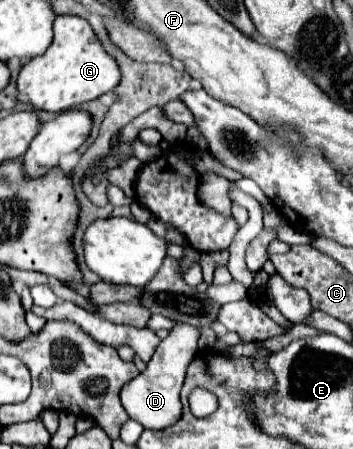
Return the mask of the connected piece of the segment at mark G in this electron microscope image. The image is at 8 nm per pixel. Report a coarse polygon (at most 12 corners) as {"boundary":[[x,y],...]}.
{"boundary":[[87,20],[53,42],[17,76],[33,108],[61,114],[111,92],[115,58]]}

